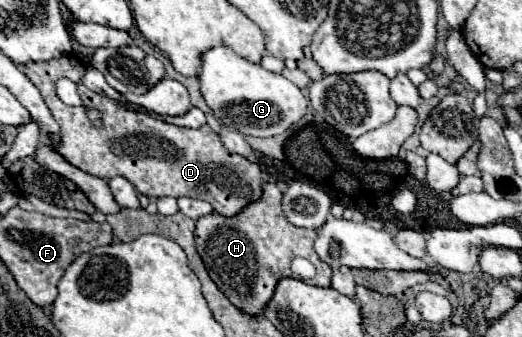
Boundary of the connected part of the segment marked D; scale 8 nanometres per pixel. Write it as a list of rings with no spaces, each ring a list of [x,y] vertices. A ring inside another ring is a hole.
[[[60,56],[54,60],[22,66],[22,72],[30,78],[34,86],[38,86],[46,106],[60,124],[62,142],[54,148],[70,164],[102,180],[110,180],[116,174],[124,176],[134,184],[134,188],[140,194],[148,198],[188,196],[206,200],[214,206],[214,212],[222,216],[236,216],[246,204],[262,196],[262,178],[258,164],[252,164],[244,156],[228,152],[220,142],[220,136],[214,134],[210,126],[204,124],[202,128],[196,130],[172,126],[152,116],[146,108],[138,104],[132,102],[122,104],[114,98],[90,92],[82,84],[84,70],[86,66],[76,56]],[[62,76],[78,82],[78,94],[82,98],[80,108],[66,106],[56,96],[54,84]],[[88,108],[96,108],[100,112],[102,116],[100,126],[92,126],[90,118],[86,116]]]

